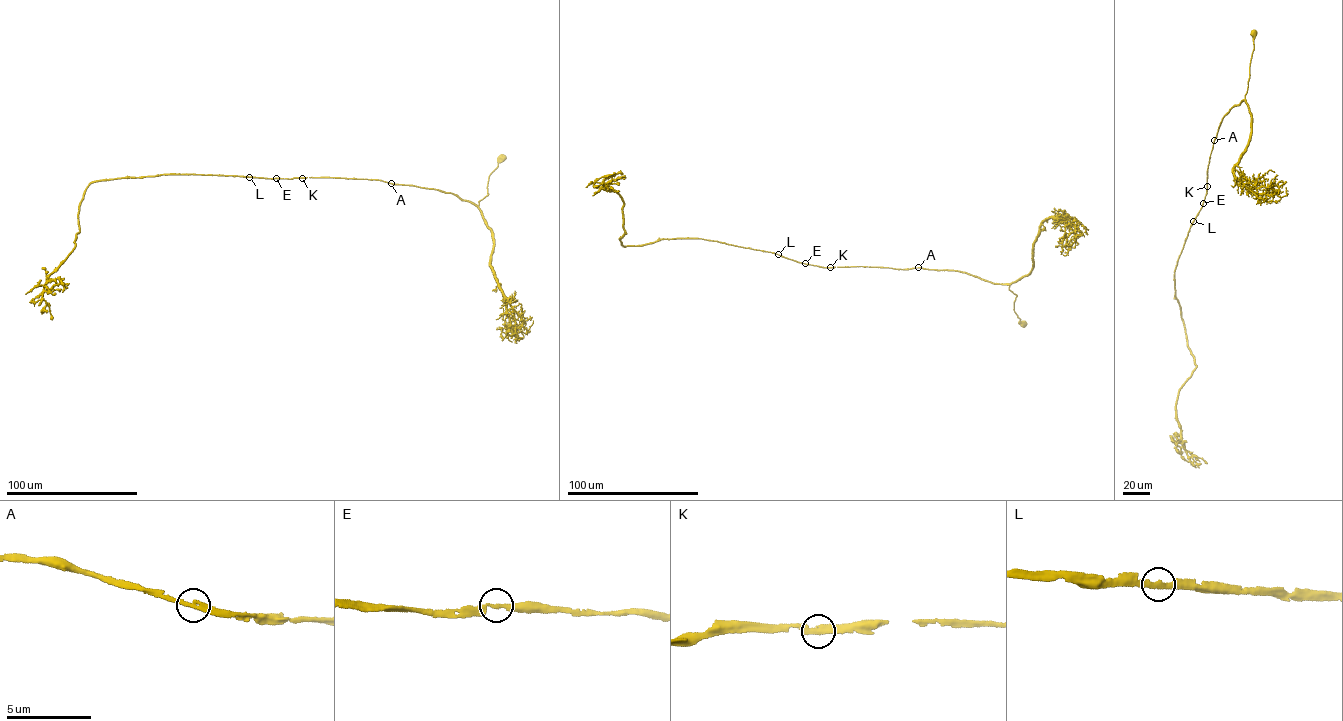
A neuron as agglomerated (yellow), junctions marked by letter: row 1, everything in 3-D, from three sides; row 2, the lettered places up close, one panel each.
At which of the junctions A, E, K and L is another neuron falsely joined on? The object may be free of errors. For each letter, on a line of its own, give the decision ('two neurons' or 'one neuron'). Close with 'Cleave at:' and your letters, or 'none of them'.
A: one neuron
E: one neuron
K: one neuron
L: one neuron
Cleave at: none of them

